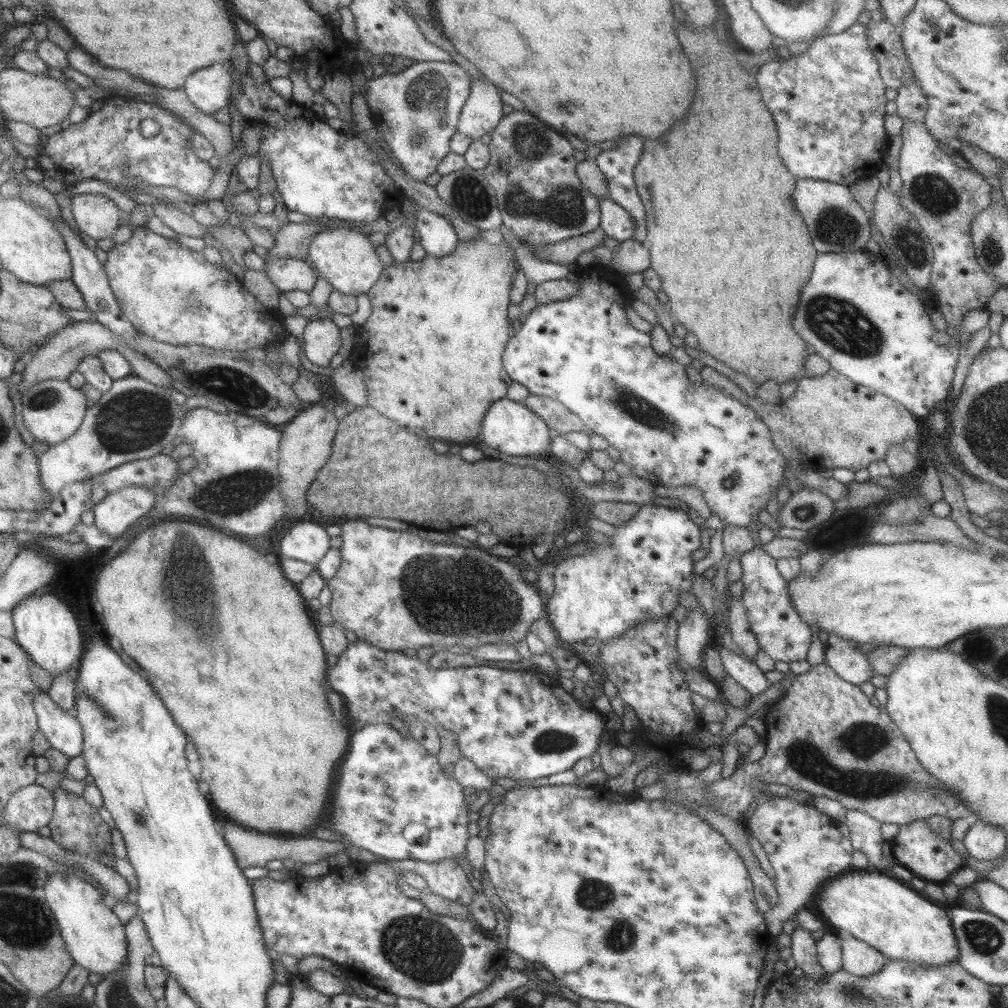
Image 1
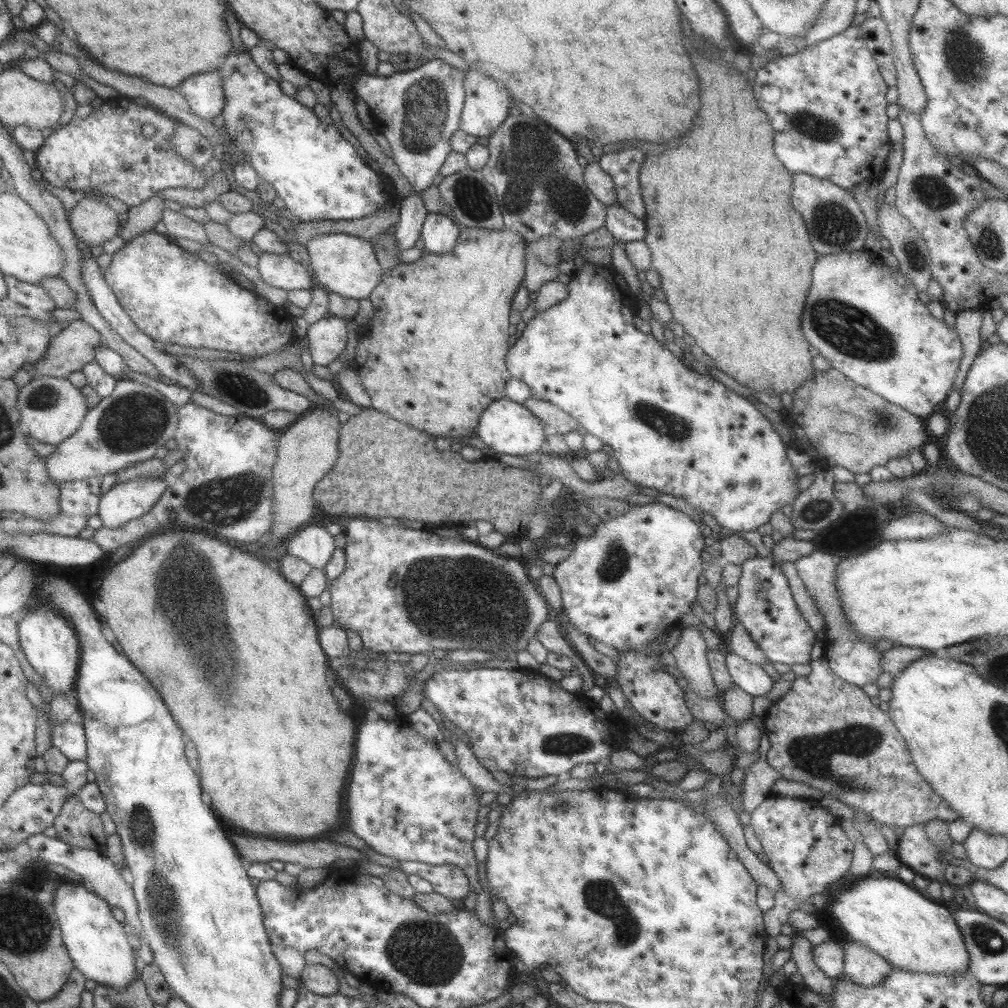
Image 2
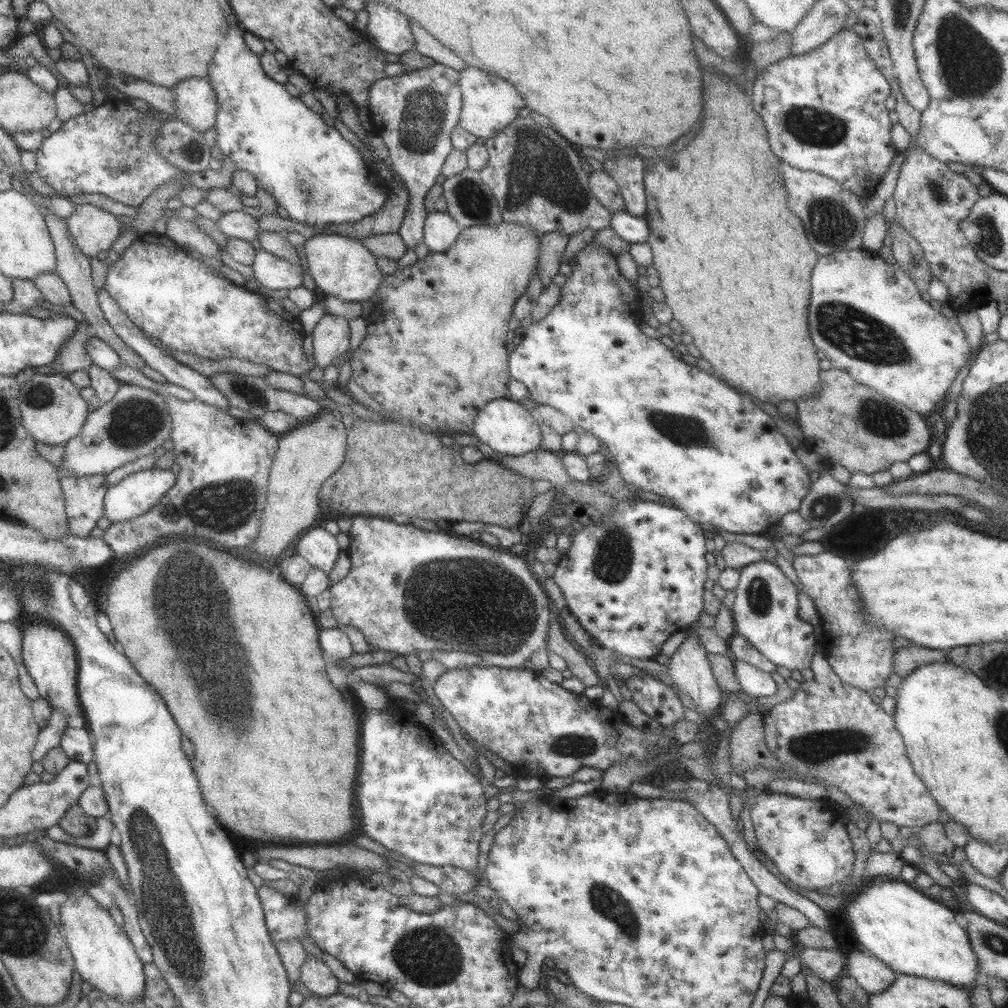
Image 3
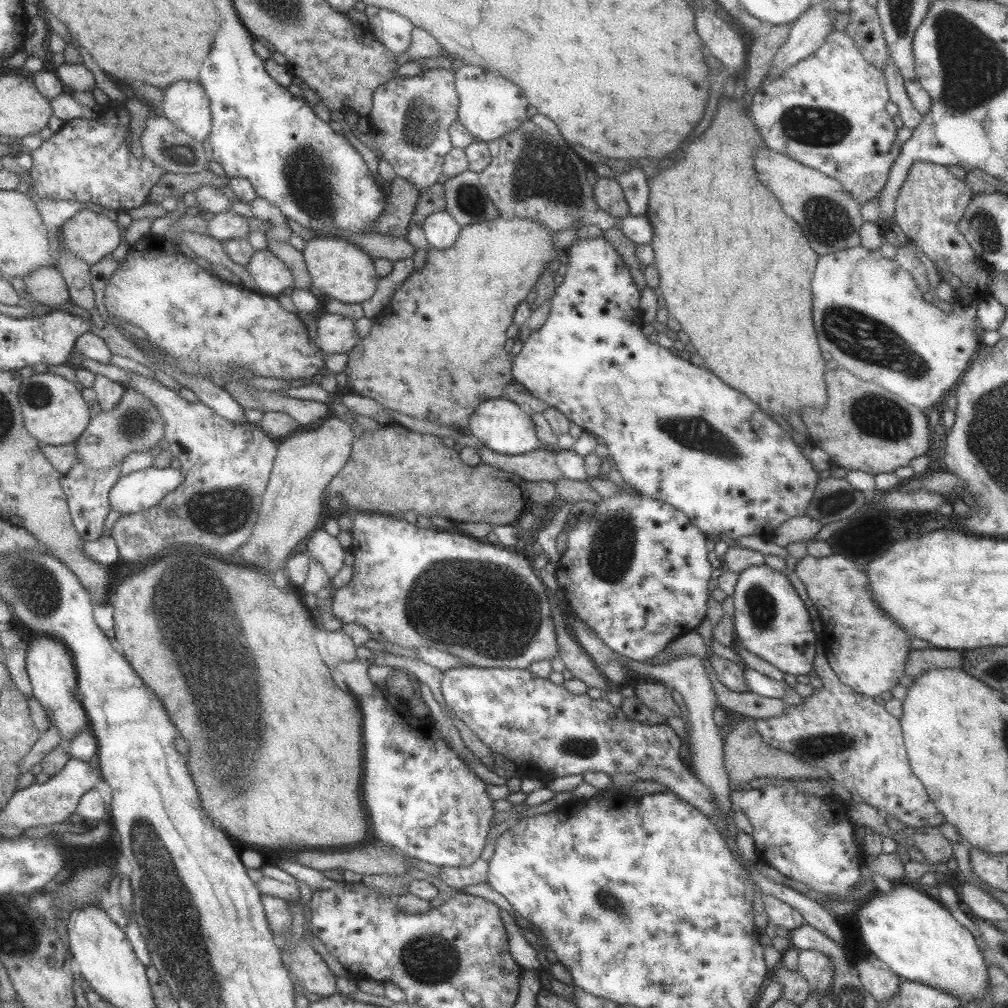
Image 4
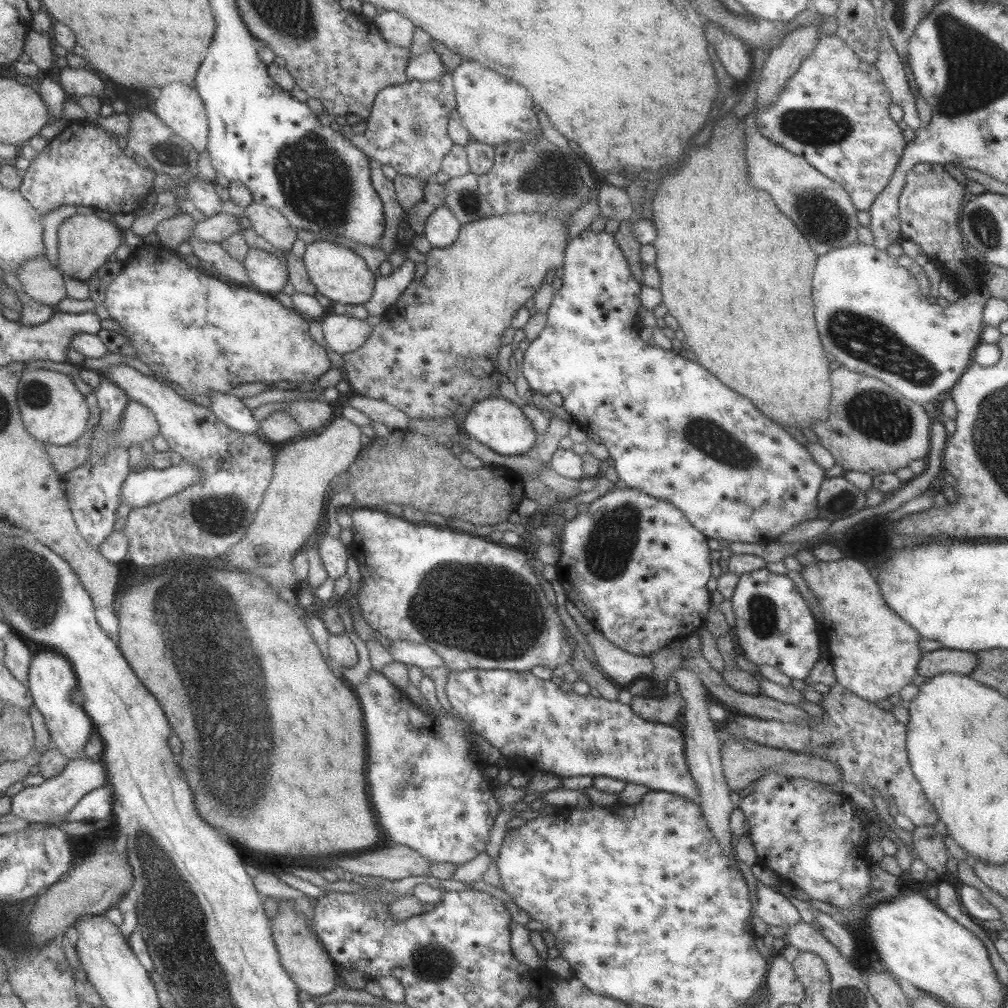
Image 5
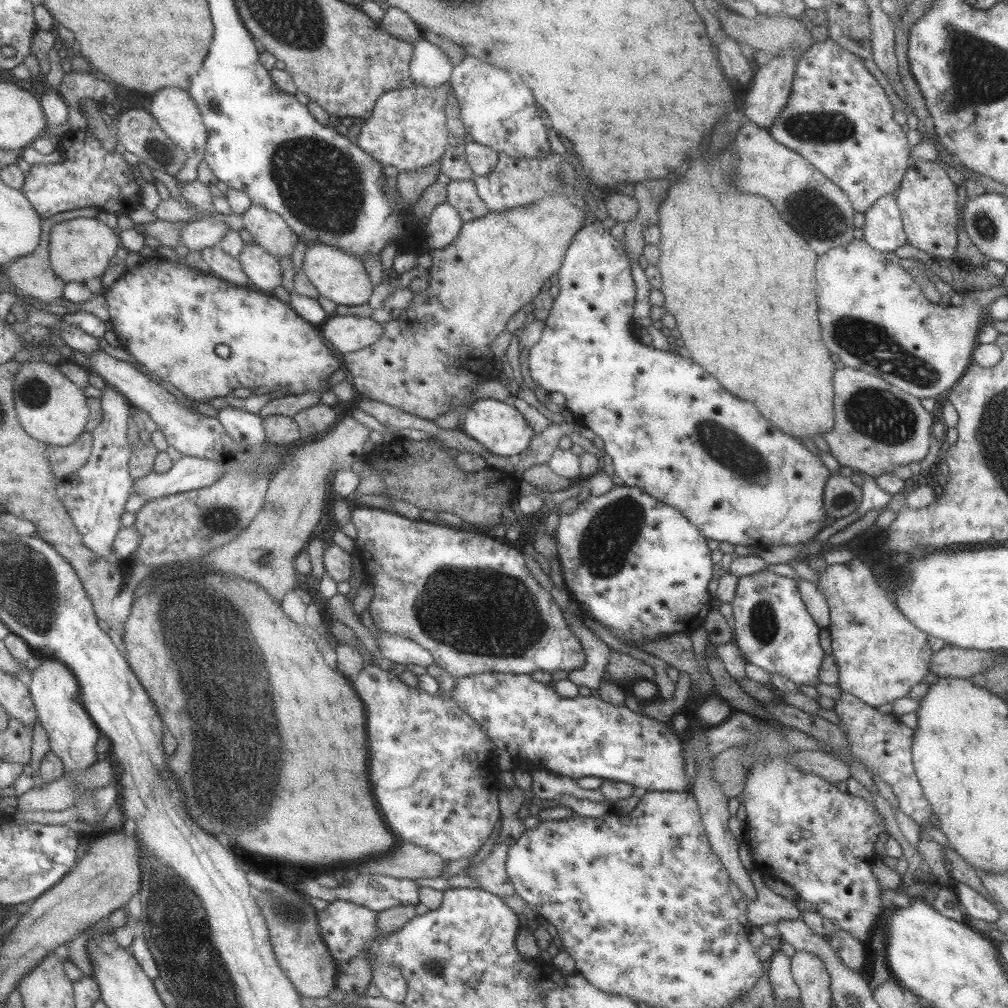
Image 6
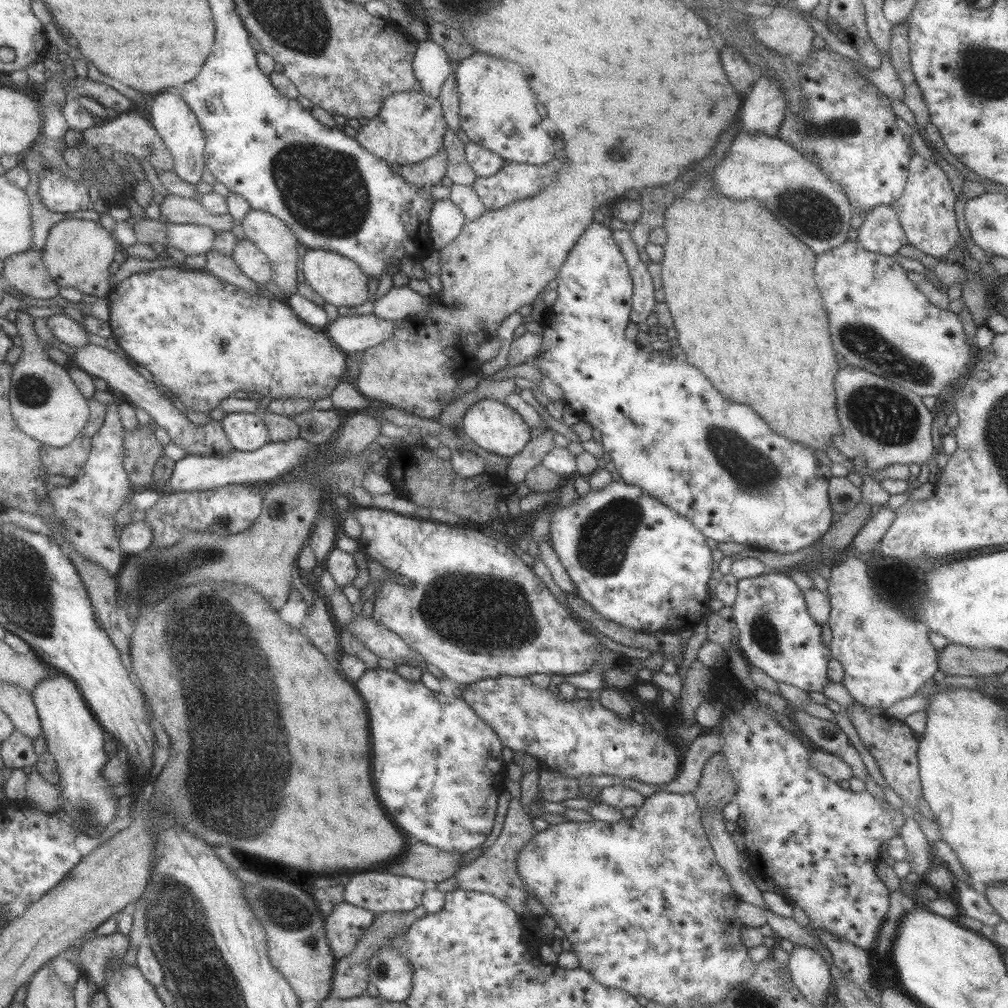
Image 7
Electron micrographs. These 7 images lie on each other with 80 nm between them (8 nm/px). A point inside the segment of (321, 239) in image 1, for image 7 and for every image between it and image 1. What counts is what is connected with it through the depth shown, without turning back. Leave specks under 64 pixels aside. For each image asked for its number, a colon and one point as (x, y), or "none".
2: (345, 264)
3: (340, 266)
4: (338, 269)
5: (338, 274)
6: (340, 278)
7: (338, 281)

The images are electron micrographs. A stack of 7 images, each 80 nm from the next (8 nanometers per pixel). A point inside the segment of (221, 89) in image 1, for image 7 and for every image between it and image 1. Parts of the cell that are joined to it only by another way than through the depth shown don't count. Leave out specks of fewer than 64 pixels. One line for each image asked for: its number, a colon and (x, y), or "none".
2: (204, 94)
3: (195, 101)
4: (185, 104)
5: (180, 108)
6: (175, 111)
7: (172, 119)

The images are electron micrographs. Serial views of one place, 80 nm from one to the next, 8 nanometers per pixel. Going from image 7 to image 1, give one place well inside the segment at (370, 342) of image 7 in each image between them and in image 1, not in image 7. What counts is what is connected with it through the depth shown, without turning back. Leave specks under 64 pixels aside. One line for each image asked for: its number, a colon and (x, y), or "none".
1: (321, 339)
2: (327, 338)
3: (330, 338)
4: (336, 334)
5: (342, 334)
6: (344, 334)

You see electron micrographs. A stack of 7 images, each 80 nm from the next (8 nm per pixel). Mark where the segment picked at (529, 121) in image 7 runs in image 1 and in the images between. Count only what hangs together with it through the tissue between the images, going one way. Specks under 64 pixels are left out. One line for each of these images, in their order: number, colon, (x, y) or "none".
1: (481, 111)
2: (486, 101)
3: (488, 102)
4: (489, 105)
5: (494, 110)
6: (496, 112)

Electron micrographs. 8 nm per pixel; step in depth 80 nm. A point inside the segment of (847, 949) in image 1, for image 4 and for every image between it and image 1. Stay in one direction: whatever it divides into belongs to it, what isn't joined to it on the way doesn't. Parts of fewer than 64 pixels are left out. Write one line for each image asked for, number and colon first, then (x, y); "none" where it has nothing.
2: (861, 965)
3: (872, 975)
4: (881, 984)

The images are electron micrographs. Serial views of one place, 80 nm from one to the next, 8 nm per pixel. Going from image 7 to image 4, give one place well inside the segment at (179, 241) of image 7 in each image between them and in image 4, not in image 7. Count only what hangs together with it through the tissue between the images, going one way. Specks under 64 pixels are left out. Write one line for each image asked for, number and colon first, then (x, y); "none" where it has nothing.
4: (225, 225)
5: (217, 227)
6: (206, 232)

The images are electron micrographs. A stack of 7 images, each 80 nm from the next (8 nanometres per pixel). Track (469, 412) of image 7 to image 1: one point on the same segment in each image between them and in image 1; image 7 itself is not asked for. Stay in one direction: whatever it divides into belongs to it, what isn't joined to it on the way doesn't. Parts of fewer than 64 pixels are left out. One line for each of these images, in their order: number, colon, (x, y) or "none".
1: (509, 427)
2: (509, 428)
3: (505, 425)
4: (500, 425)
5: (501, 426)
6: (498, 426)

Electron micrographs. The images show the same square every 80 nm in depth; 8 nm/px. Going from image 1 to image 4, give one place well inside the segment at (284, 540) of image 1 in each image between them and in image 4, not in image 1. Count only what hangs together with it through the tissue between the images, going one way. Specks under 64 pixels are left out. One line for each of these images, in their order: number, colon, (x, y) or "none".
2: (313, 544)
3: (319, 548)
4: (325, 549)

